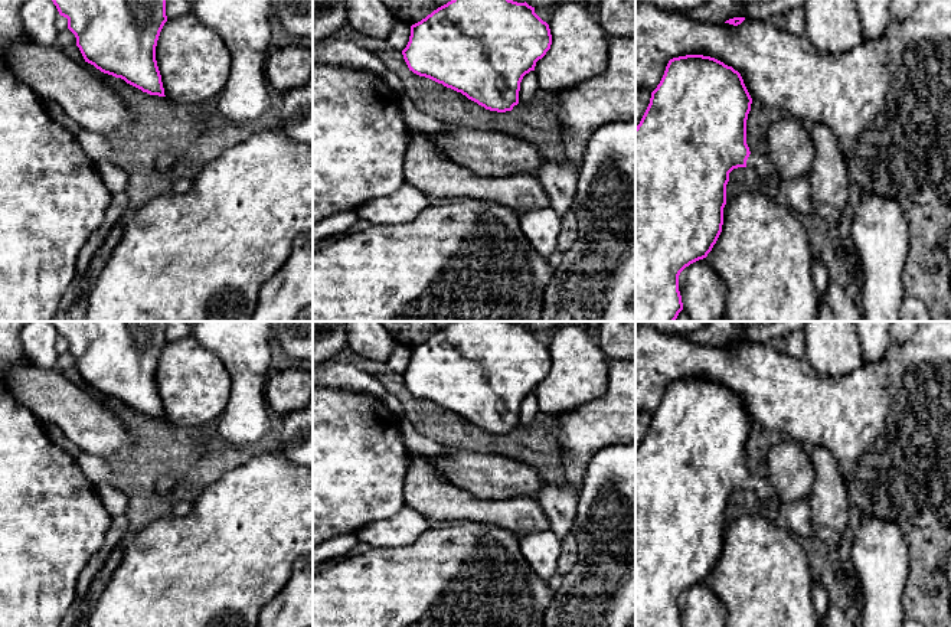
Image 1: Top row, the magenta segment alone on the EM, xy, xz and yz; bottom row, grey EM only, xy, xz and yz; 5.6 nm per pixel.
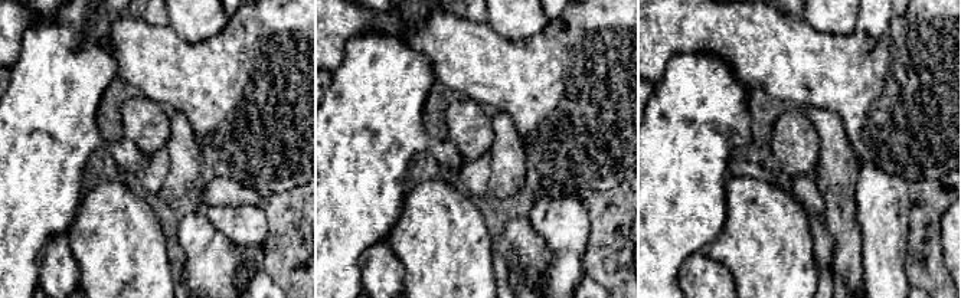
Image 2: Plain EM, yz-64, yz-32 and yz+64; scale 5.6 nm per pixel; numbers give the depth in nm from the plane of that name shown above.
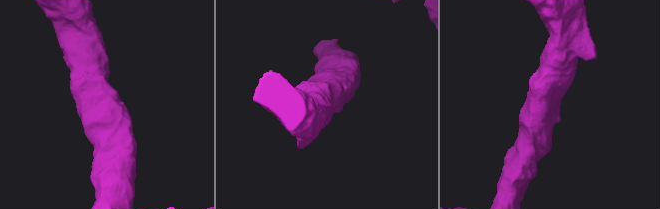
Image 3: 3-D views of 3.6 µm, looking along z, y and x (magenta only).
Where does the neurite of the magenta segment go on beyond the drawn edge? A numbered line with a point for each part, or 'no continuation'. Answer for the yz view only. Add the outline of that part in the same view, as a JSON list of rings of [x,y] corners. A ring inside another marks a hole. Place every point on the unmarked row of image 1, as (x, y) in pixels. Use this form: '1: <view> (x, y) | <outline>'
1: yz (760, 487) | [[[751,476],[746,483],[746,492],[754,496],[756,503],[764,500],[780,503],[777,492],[774,490],[771,481],[767,477]]]

